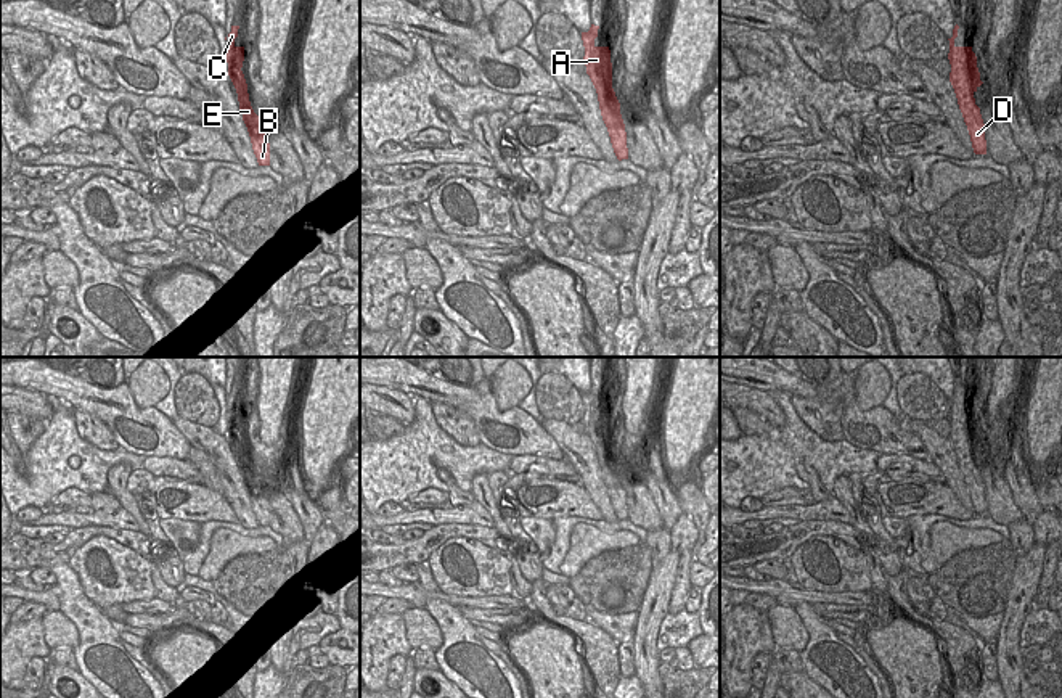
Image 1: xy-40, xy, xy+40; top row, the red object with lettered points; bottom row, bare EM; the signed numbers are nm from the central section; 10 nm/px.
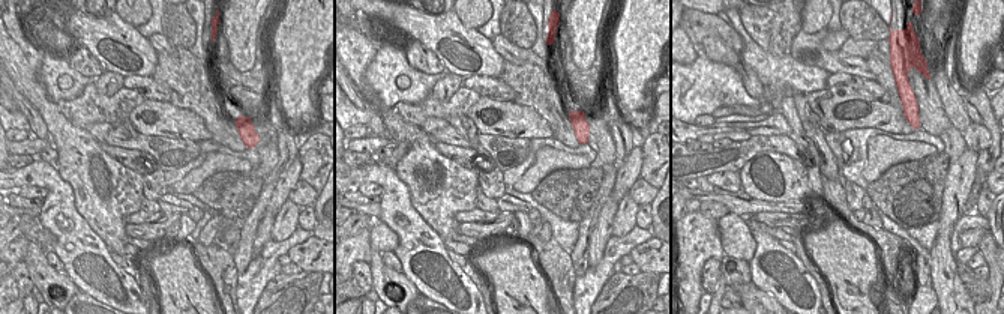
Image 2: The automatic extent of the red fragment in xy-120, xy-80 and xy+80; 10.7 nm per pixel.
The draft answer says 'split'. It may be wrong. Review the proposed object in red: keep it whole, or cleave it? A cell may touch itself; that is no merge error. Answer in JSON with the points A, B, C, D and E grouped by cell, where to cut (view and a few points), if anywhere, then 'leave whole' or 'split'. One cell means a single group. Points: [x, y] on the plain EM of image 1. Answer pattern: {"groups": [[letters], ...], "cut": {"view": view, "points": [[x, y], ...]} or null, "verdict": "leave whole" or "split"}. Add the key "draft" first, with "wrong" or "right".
{"draft": "right", "groups": [["A", "C"], ["B", "D", "E"]], "cut": {"view": "xy", "points": [[603, 439], [606, 460], [612, 467]]}, "verdict": "split"}

